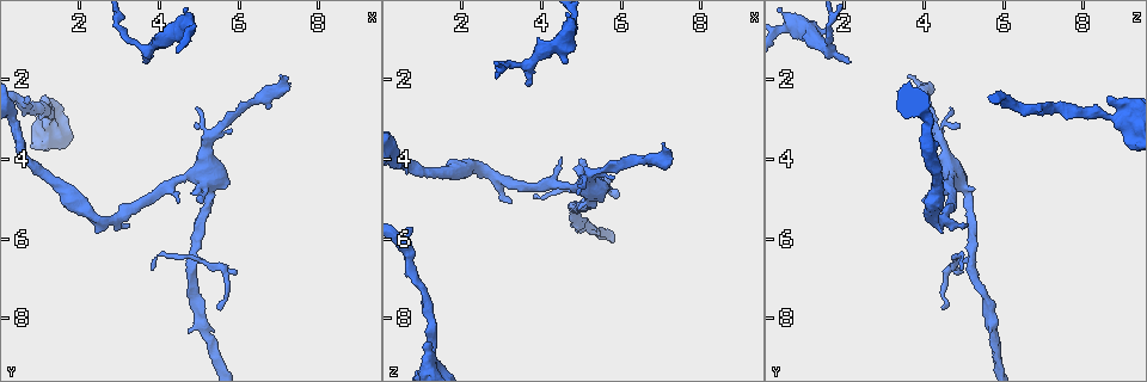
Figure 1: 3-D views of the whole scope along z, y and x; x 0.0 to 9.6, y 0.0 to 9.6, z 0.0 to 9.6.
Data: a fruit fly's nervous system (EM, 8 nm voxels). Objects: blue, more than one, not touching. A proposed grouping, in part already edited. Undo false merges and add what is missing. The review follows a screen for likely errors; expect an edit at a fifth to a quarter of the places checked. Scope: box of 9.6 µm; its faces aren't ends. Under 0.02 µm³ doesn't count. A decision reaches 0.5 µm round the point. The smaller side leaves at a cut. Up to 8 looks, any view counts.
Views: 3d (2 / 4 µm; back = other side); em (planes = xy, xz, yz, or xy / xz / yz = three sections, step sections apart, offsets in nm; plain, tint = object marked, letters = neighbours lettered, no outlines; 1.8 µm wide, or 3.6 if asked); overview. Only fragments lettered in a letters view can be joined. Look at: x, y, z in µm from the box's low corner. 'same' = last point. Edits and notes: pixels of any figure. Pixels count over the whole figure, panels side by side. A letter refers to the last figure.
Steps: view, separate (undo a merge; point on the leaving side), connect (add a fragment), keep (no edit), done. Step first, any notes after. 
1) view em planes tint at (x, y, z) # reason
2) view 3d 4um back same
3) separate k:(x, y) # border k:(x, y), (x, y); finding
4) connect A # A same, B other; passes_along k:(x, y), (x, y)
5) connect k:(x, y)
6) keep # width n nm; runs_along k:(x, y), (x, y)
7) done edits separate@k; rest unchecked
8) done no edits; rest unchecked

view 3d 4um at (1.15, 2.50, 8.65) # branch stops here

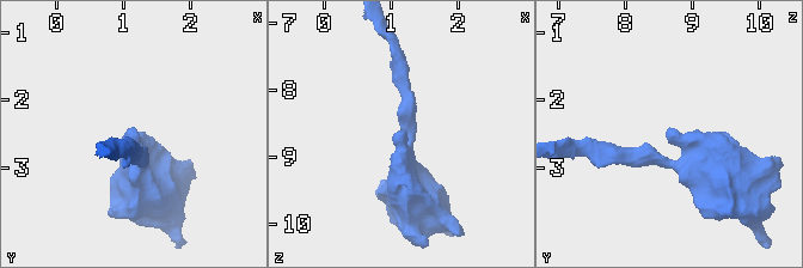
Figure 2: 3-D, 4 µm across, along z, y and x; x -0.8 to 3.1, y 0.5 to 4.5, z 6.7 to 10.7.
view em xy step 8 tint at (1.25, 2.55, 8.60) # need the tissue

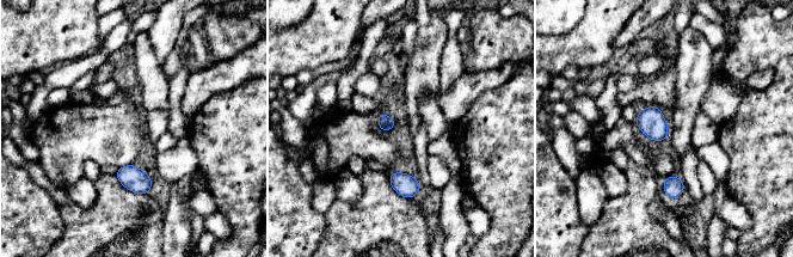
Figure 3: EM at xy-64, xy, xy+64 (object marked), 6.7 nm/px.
view em planes letters same # another direction

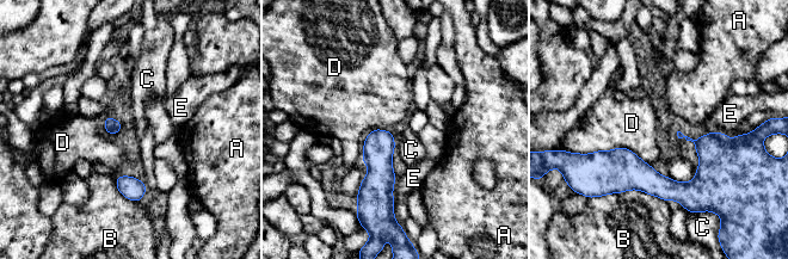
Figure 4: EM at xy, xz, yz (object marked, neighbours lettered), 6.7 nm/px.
keep # A other, B other, C other, D other, E other; runs_along 4:(733, 142), (691, 189), (596, 155); no lettered fragment goes on from it

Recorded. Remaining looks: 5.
view 3d 2um at (5.30, 3.40, 4.35) # sudden change in width

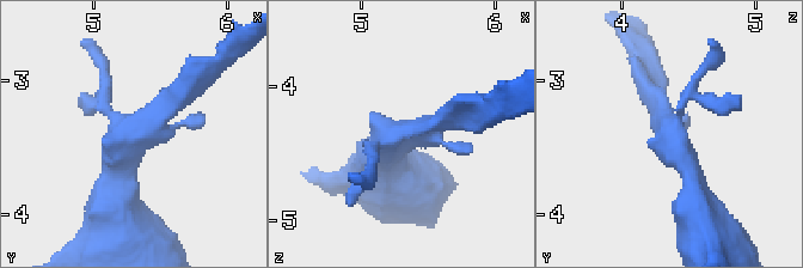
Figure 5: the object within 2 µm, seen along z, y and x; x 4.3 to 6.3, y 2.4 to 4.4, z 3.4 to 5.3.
view em planes tint at (5.28, 3.44, 4.36) # shape alone is not enough

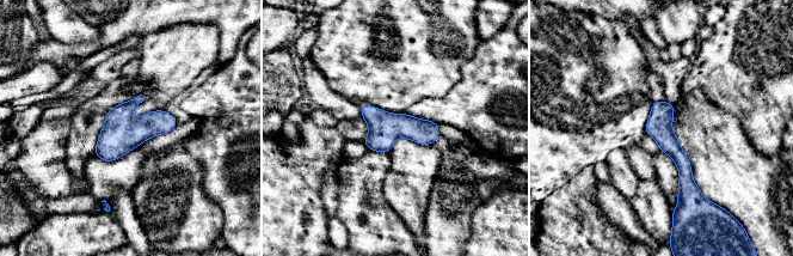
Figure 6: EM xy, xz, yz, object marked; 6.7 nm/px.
view em planes letters same # what lies round it

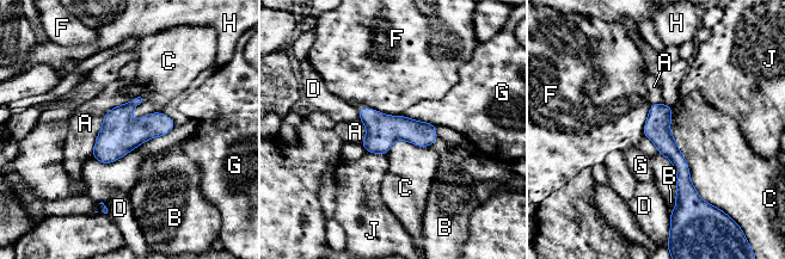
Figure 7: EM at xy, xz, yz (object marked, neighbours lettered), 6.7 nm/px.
keep # width 170 nm; A other, B other, C other, D other, F other, G other, H other, J other; border 7:(670, 108), (669, 131), (707, 202); one neuron here

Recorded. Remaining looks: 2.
view em 3.6um xy step 8 plain at (3.65, 1.55, 2.20) # an open end

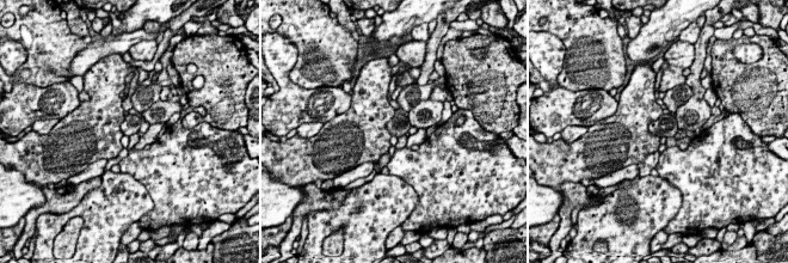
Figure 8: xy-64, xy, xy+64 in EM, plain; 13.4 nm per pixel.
view em 3.6um xy step 8 letters same # see the neighbours

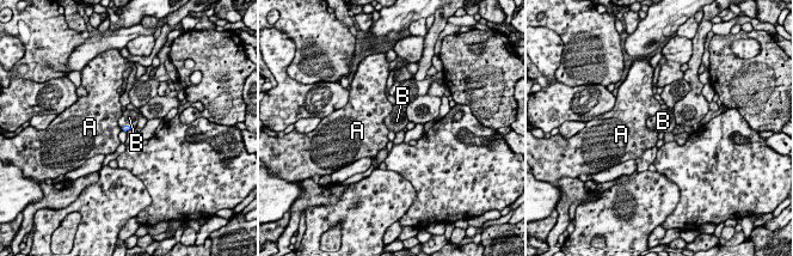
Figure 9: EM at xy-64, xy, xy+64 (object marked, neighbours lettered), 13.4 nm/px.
connect B # A other, B same; passes_along 9:(125, 128), (125, 126), (129, 117); the neuron continues

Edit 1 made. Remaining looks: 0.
done edits connect@9; rest unchecked

